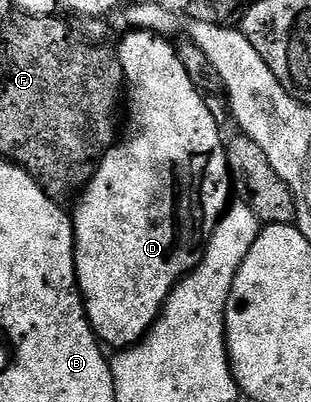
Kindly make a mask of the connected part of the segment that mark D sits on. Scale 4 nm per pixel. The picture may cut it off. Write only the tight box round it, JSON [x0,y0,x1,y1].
[71,28,234,352]

